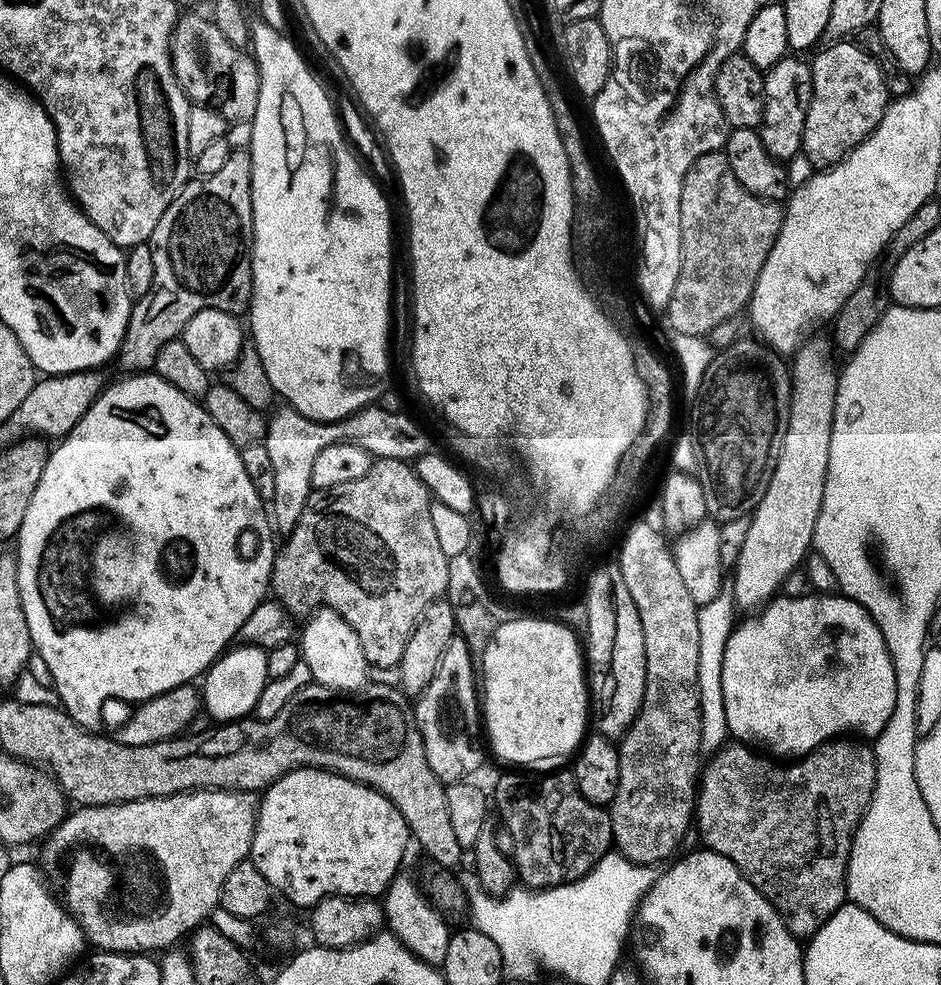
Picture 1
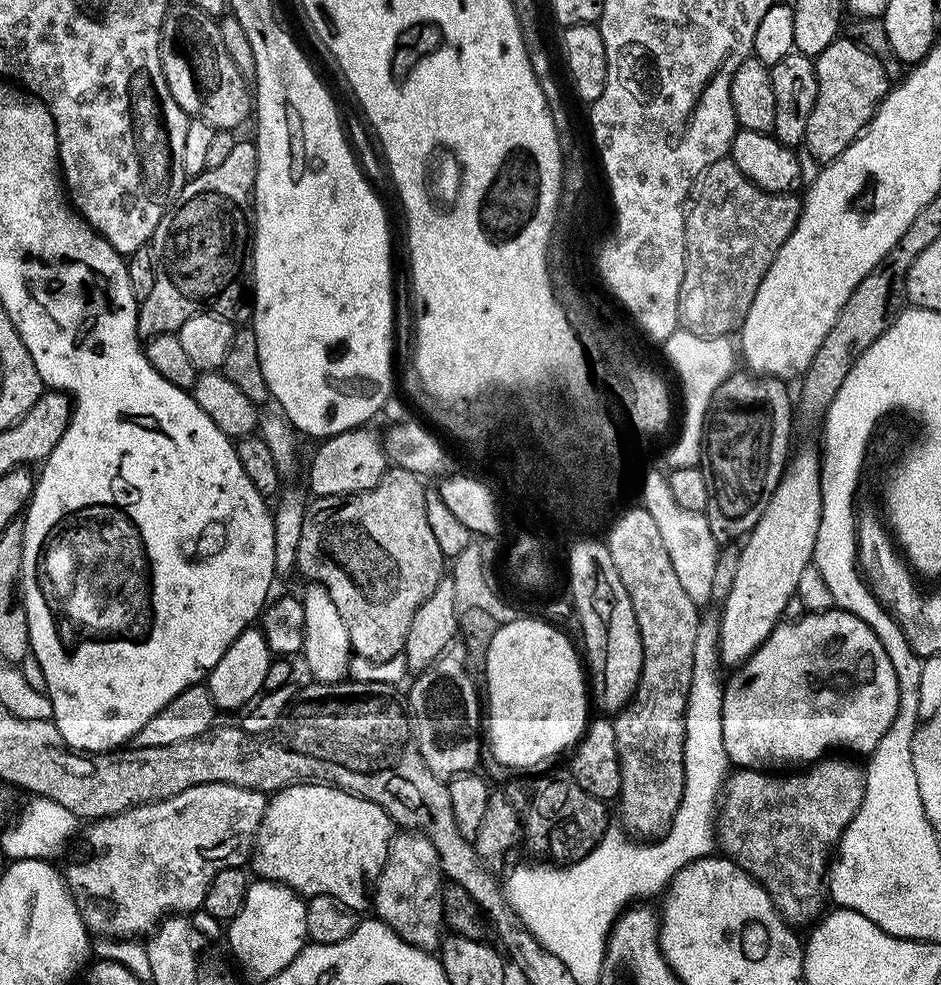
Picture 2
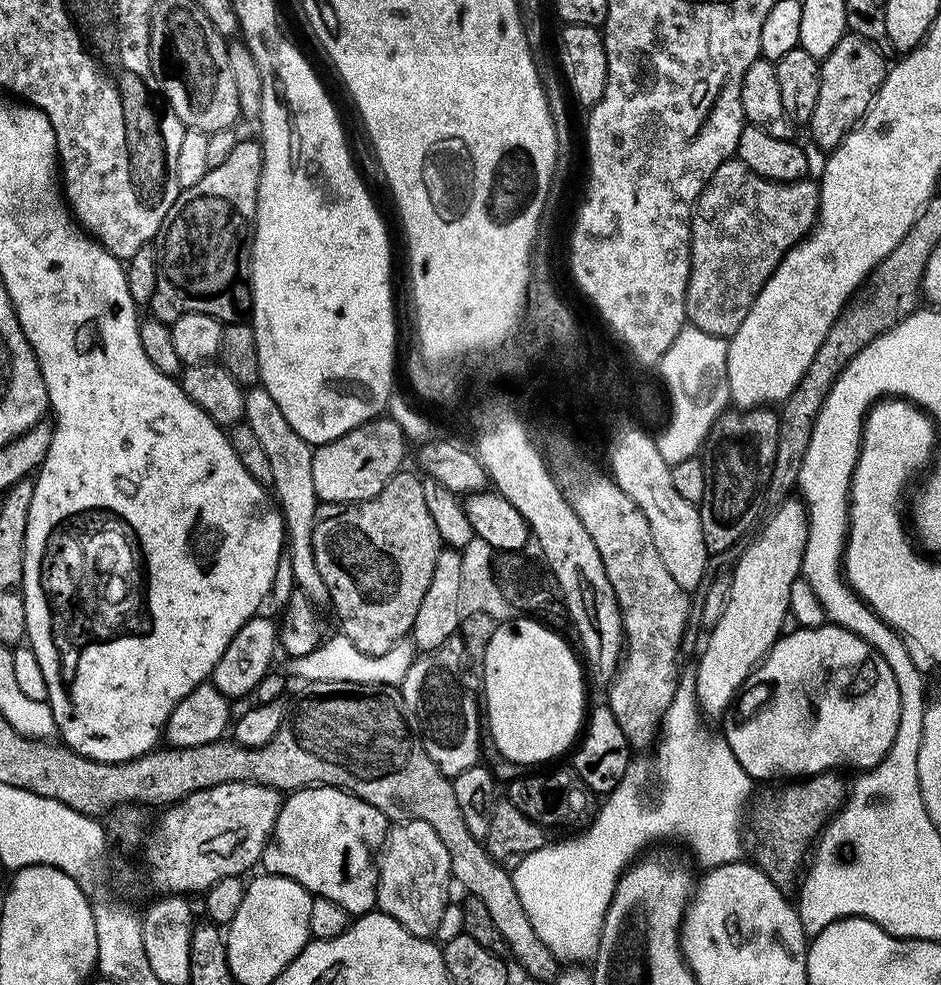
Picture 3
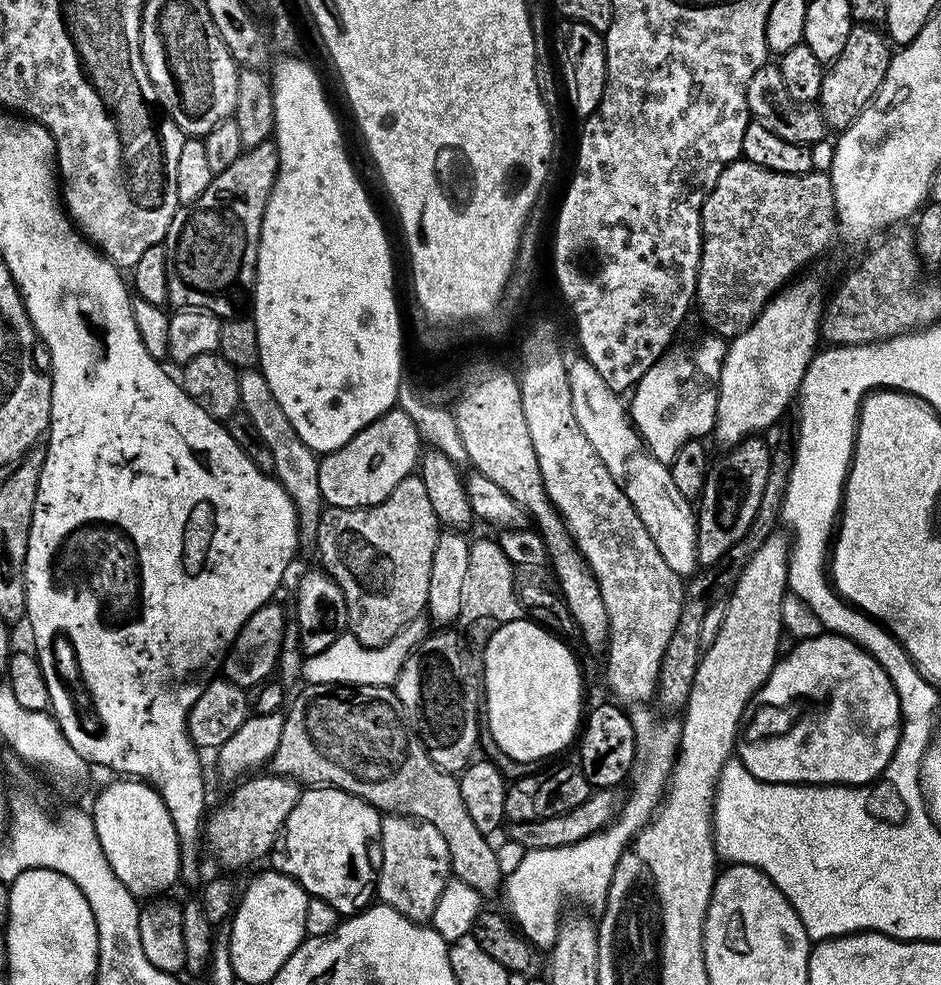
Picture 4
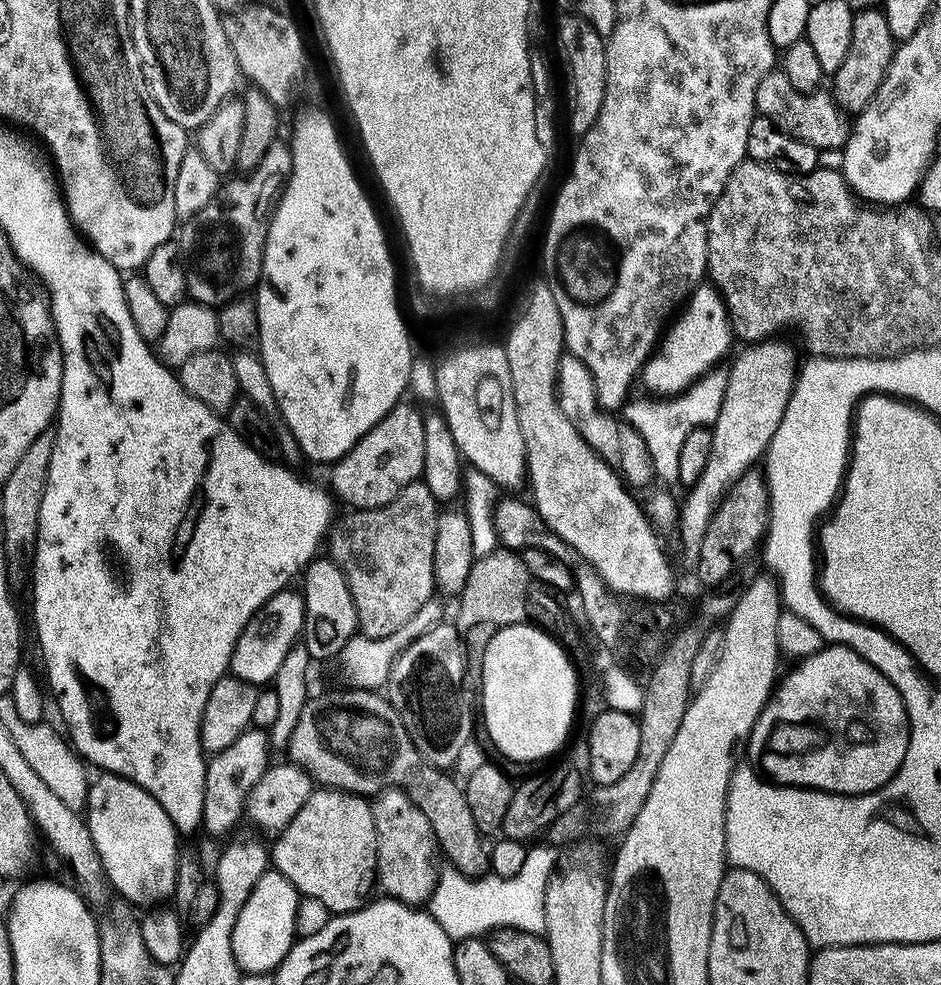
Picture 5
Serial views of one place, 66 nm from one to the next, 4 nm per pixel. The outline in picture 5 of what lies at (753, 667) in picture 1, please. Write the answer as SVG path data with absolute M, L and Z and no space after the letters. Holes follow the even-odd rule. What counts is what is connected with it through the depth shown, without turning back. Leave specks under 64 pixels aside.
M829 643L805 656L788 677L775 685L767 704L754 722L746 741L753 765L769 781L781 786L839 792L842 796L861 796L877 792L902 766L910 743L908 711L898 690L866 658L844 644Z

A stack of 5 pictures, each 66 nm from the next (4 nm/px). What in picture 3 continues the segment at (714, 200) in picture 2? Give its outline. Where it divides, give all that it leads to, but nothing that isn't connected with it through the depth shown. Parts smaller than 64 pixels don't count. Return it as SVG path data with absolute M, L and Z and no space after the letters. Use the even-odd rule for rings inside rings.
M738 159L722 162L722 166L718 166L706 182L692 209L692 261L686 290L687 323L698 330L706 330L706 334L725 338L733 336L738 326L742 326L746 314L750 314L754 298L758 298L762 286L770 274L774 274L784 254L816 227L819 213L820 185L815 179L779 184L754 174Z

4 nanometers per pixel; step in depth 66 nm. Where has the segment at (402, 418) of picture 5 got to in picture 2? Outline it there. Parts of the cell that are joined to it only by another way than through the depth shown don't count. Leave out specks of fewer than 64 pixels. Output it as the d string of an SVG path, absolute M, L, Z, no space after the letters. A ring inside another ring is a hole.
M361 426L351 428L345 432L339 432L333 436L321 439L308 464L308 488L312 491L313 497L318 496L349 496L362 490L373 488L390 467L387 453L384 452L384 442L379 435L371 432L371 427Z

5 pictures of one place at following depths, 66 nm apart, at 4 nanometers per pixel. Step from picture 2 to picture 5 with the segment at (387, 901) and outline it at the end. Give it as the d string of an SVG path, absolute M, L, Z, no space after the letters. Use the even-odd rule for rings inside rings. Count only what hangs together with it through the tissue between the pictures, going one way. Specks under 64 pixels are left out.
M385 788L371 801L372 817L374 818L374 830L376 831L376 879L378 888L381 888L385 897L400 900L403 904L424 906L431 901L432 892L436 889L436 856L438 857L438 845L436 835L426 822L426 814L418 810L418 806L406 795L401 788Z

